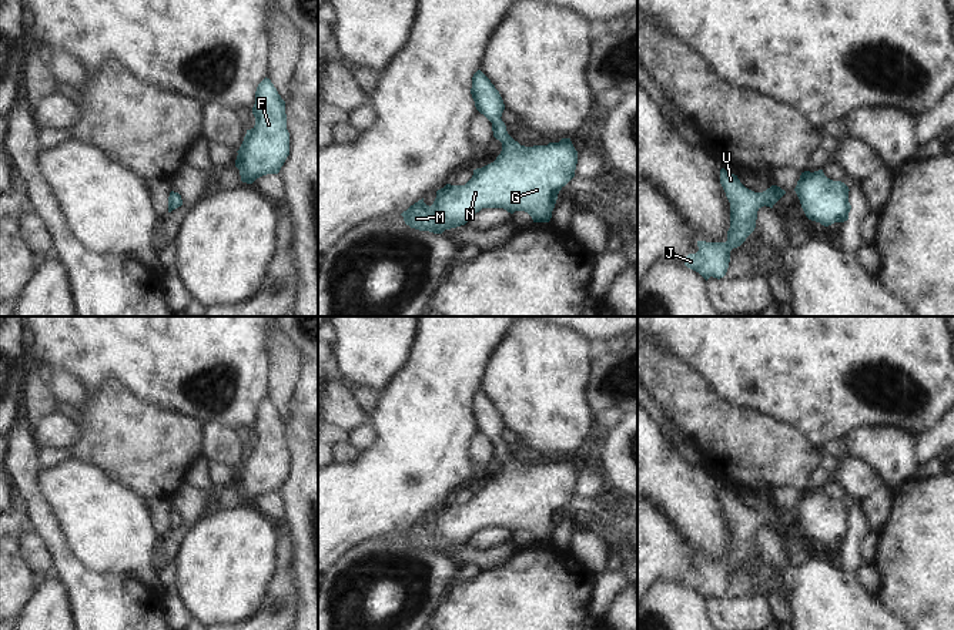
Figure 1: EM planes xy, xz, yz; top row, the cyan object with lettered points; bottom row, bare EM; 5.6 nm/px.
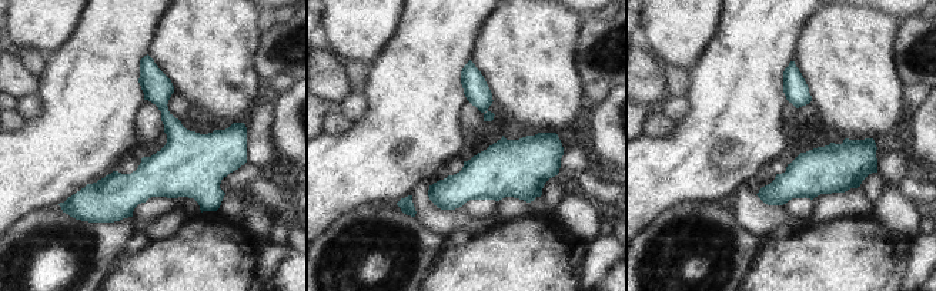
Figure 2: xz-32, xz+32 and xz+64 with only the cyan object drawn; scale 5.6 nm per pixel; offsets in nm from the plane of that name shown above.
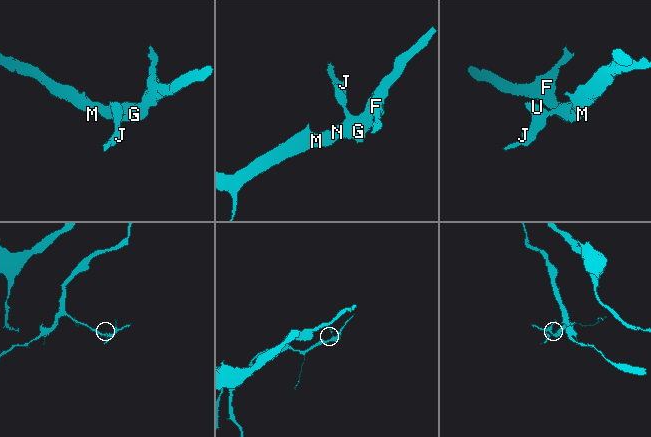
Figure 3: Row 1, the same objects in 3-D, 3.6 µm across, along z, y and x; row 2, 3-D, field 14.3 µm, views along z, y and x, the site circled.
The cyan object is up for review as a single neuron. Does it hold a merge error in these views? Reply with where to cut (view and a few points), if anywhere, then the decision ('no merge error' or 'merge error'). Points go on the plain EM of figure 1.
no cut | no merge error

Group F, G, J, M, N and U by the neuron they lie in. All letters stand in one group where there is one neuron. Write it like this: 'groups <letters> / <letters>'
groups F G J M N U

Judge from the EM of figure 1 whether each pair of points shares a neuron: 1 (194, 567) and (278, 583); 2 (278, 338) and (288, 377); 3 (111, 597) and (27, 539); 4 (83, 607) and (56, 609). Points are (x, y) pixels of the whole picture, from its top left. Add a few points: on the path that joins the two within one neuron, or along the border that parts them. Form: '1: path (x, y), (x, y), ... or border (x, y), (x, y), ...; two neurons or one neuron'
1: border (275, 570), (261, 606), (255, 612); two neurons
2: path (280, 348), (284, 355), (284, 367); one neuron
3: border (30, 529), (43, 542), (52, 560), (50, 567); two neurons
4: border (57, 577), (72, 615); two neurons

